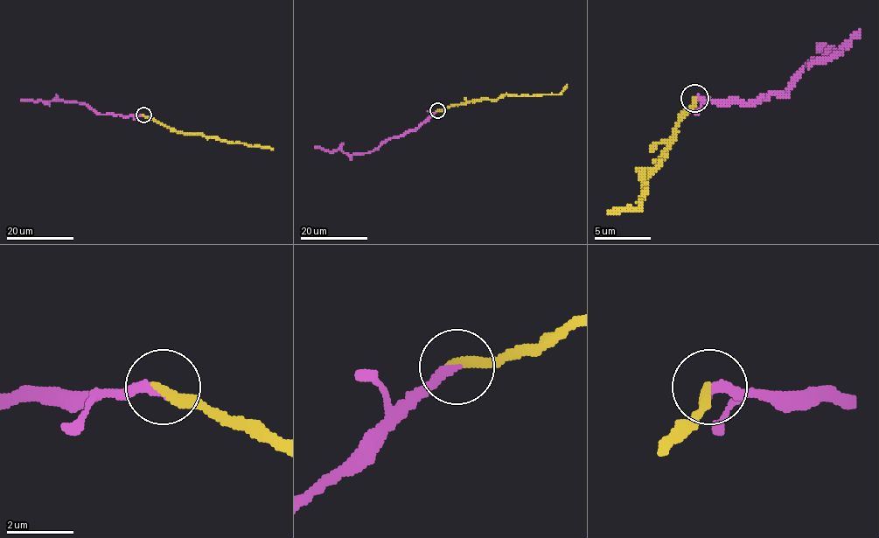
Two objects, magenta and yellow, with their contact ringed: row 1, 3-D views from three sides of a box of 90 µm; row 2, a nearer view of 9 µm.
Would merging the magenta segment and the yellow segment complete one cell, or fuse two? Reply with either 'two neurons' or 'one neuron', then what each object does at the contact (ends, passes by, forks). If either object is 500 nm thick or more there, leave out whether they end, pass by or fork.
one neuron | magenta ends | yellow ends

